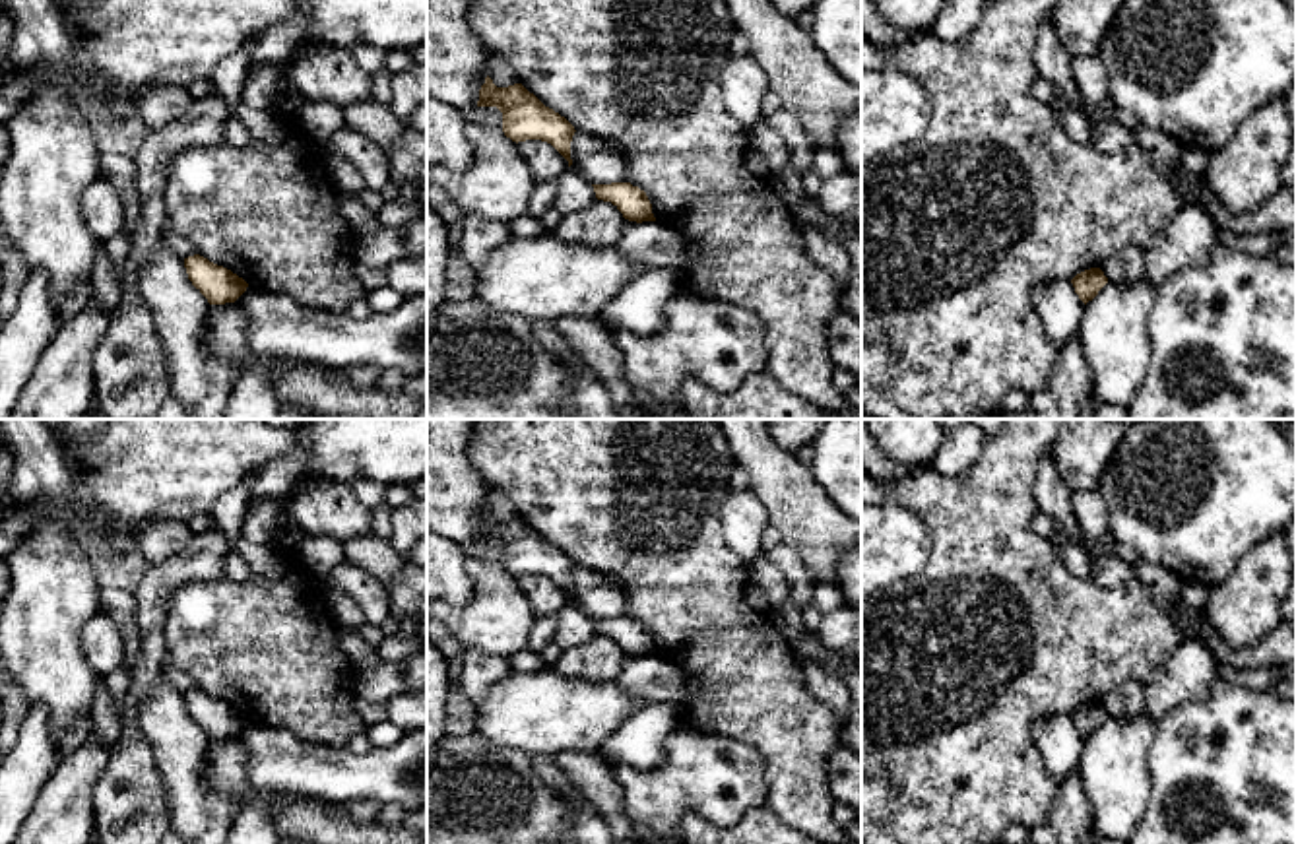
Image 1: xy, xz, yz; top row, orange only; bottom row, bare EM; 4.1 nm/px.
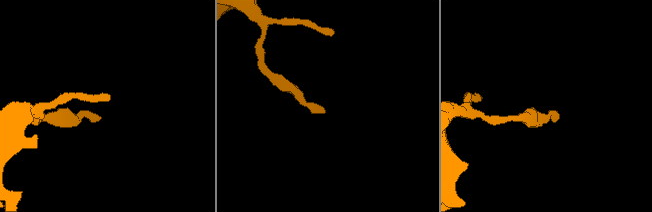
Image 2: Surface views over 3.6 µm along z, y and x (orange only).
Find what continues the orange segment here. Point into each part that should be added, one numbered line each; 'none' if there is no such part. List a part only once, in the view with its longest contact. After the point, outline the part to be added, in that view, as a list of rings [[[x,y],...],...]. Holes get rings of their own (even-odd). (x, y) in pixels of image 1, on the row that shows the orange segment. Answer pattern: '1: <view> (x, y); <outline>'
none

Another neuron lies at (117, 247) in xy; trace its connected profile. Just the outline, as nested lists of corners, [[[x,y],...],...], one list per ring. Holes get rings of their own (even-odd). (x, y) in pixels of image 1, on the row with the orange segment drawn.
[[[120,231],[103,244],[111,256],[114,276],[116,276],[118,283],[122,285],[122,281],[124,281],[124,260],[130,252],[130,246],[132,246],[132,235],[126,231]]]

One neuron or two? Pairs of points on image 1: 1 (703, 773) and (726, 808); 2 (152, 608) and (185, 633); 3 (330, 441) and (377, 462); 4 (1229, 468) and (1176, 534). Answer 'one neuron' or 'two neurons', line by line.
1: one neuron
2: two neurons
3: one neuron
4: one neuron

